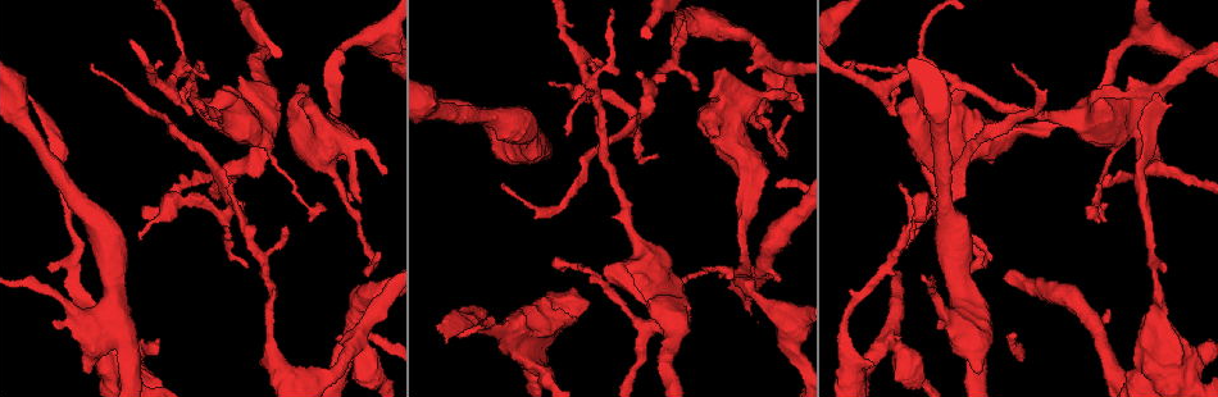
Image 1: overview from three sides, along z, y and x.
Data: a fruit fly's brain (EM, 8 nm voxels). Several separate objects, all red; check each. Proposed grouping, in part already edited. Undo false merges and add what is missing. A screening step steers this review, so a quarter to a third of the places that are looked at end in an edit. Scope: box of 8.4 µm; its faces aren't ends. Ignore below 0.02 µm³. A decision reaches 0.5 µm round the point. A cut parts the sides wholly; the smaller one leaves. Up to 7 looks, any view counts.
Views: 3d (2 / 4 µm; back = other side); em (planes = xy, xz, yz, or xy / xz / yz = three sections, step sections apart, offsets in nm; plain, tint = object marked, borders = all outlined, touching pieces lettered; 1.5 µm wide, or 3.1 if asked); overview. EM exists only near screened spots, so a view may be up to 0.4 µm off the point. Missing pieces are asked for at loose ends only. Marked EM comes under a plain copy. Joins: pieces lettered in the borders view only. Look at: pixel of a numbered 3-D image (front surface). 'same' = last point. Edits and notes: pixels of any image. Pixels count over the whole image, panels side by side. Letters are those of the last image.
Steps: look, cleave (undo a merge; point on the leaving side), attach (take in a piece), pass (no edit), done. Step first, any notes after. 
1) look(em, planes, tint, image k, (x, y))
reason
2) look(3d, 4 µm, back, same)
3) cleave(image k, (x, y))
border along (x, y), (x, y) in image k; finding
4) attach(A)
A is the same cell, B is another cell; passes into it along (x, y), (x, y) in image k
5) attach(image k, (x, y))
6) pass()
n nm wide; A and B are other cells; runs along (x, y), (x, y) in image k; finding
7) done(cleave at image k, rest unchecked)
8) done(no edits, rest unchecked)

look(3d, 4 µm, image 1, (552, 262))
tapers out

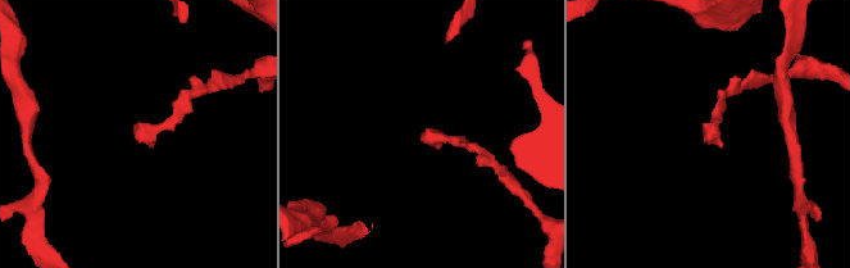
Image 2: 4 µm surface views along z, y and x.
look(em, planes, borders, image 2, (423, 132))

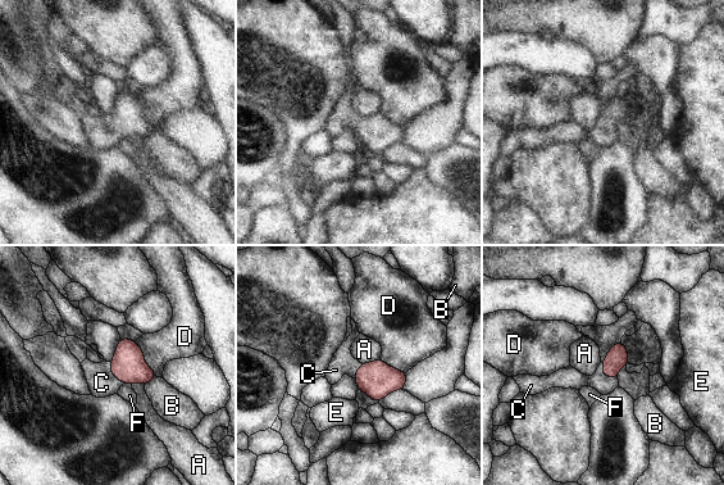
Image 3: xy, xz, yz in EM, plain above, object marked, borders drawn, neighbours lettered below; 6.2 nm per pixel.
attach(C)
C is the same cell, A, B, D, E and F are other cells; passes into it along (617, 358), (605, 375), (567, 377) in image 3; the cell continues

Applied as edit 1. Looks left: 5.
look(overview)

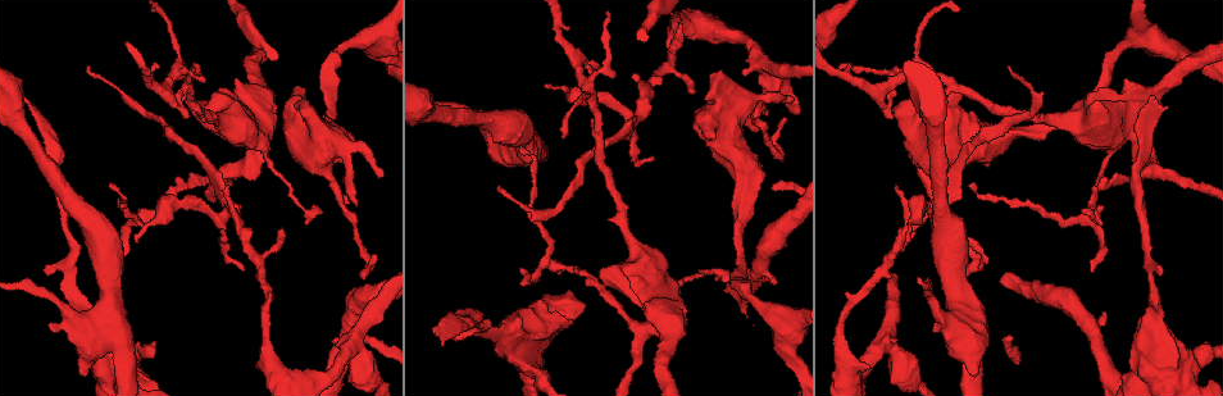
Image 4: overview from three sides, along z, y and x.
look(em, xz, step 4, tint, image 4, (969, 183))
an open end

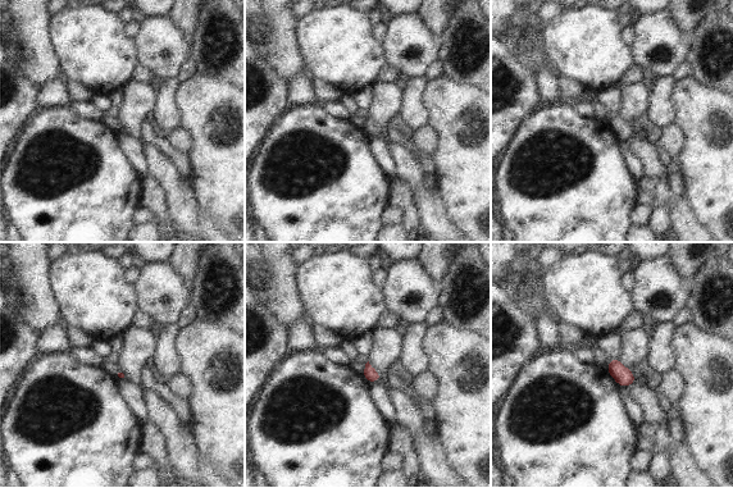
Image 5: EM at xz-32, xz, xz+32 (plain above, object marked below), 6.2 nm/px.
look(em, xz, step 4, borders, same)

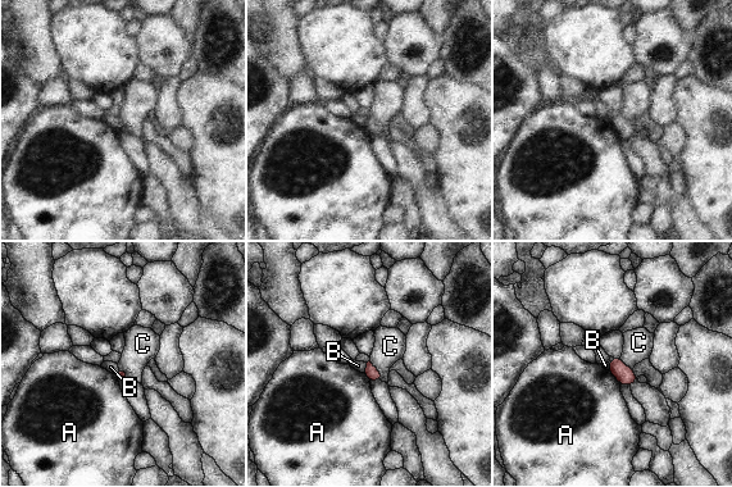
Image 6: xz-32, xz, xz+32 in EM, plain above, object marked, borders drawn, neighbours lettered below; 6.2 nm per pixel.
pass()
A, B and C are other cells; border along (369, 360), (381, 373), (381, 379) in image 6; no lettered piece goes on from it

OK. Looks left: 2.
look(3d, 2 µm, image 4, (25, 101))
free end

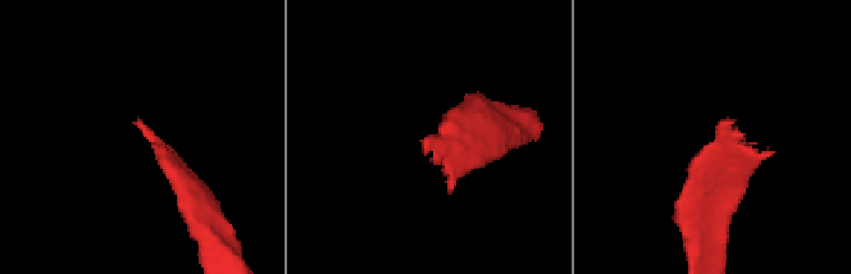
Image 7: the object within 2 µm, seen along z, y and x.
look(em, planes, borders, image 7, (736, 119))

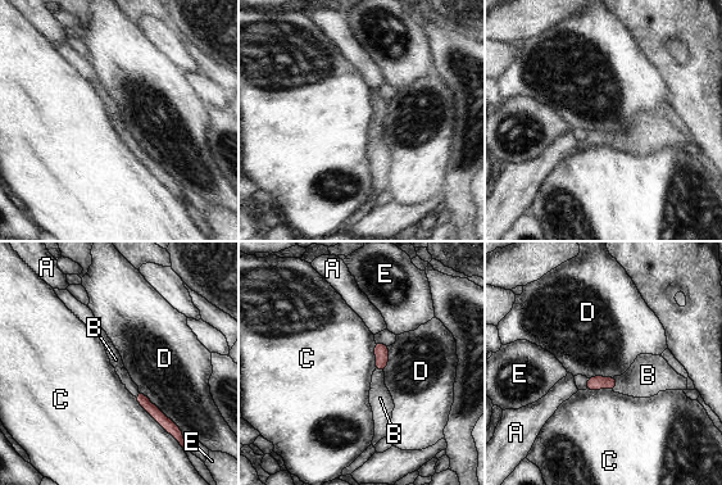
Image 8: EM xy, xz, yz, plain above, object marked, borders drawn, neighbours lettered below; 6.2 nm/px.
attach(B)
D touches over 360 nm; B is the same cell, A, C, D and E are other cells; passes into it along (594, 382), (617, 382), (648, 375) in image 8; it goes on there

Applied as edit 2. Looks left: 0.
done(attach at image 3, attach at image 8, rest unchecked)

